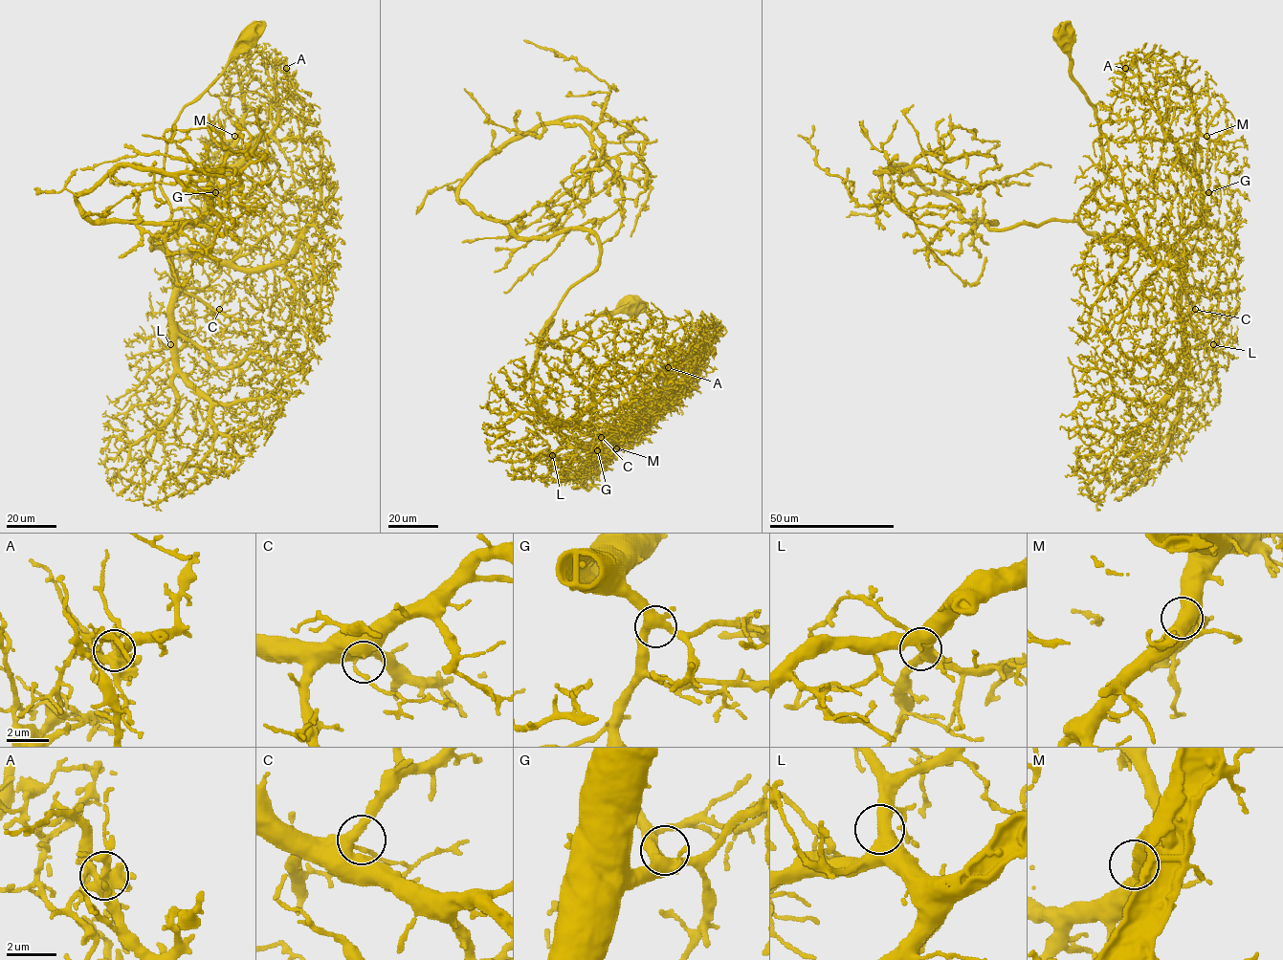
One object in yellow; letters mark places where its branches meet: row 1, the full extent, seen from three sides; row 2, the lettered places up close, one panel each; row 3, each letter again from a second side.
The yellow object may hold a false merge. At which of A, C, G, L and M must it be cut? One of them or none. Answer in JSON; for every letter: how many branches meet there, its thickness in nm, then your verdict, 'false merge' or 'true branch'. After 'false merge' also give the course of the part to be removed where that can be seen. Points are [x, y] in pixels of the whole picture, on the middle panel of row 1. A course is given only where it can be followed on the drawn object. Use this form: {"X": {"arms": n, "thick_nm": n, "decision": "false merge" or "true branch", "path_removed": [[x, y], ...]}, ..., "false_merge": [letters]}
{"A": {"arms": 9, "thick_nm": 460, "decision": "true branch"}, "C": {"arms": 3, "thick_nm": 400, "decision": "true branch"}, "G": {"arms": 4, "thick_nm": 440, "decision": "true branch"}, "L": {"arms": 3, "thick_nm": 400, "decision": "true branch"}, "M": {"arms": 4, "thick_nm": 480, "decision": "true branch"}, "false_merge": []}

